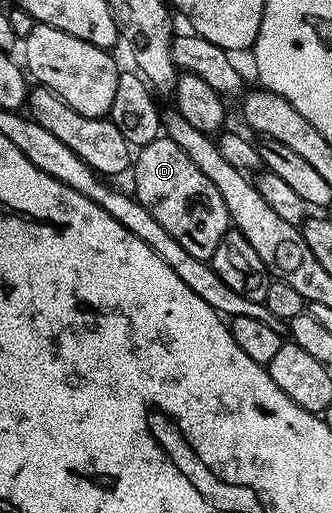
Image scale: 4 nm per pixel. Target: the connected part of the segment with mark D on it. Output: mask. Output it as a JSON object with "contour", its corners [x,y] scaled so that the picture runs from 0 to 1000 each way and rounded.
{"contour":[[[479,267],[410,296],[407,316],[395,326],[398,341],[407,386],[440,404],[455,423],[479,431],[503,454],[581,501],[614,509],[639,507],[648,485],[660,485],[660,470],[672,470],[672,462],[696,448],[696,429],[672,384],[660,384],[660,368],[648,368],[648,361],[636,361],[636,353],[611,345],[599,322],[587,322],[587,314],[575,314],[575,306],[563,306],[563,298],[539,290],[527,275]]]}

